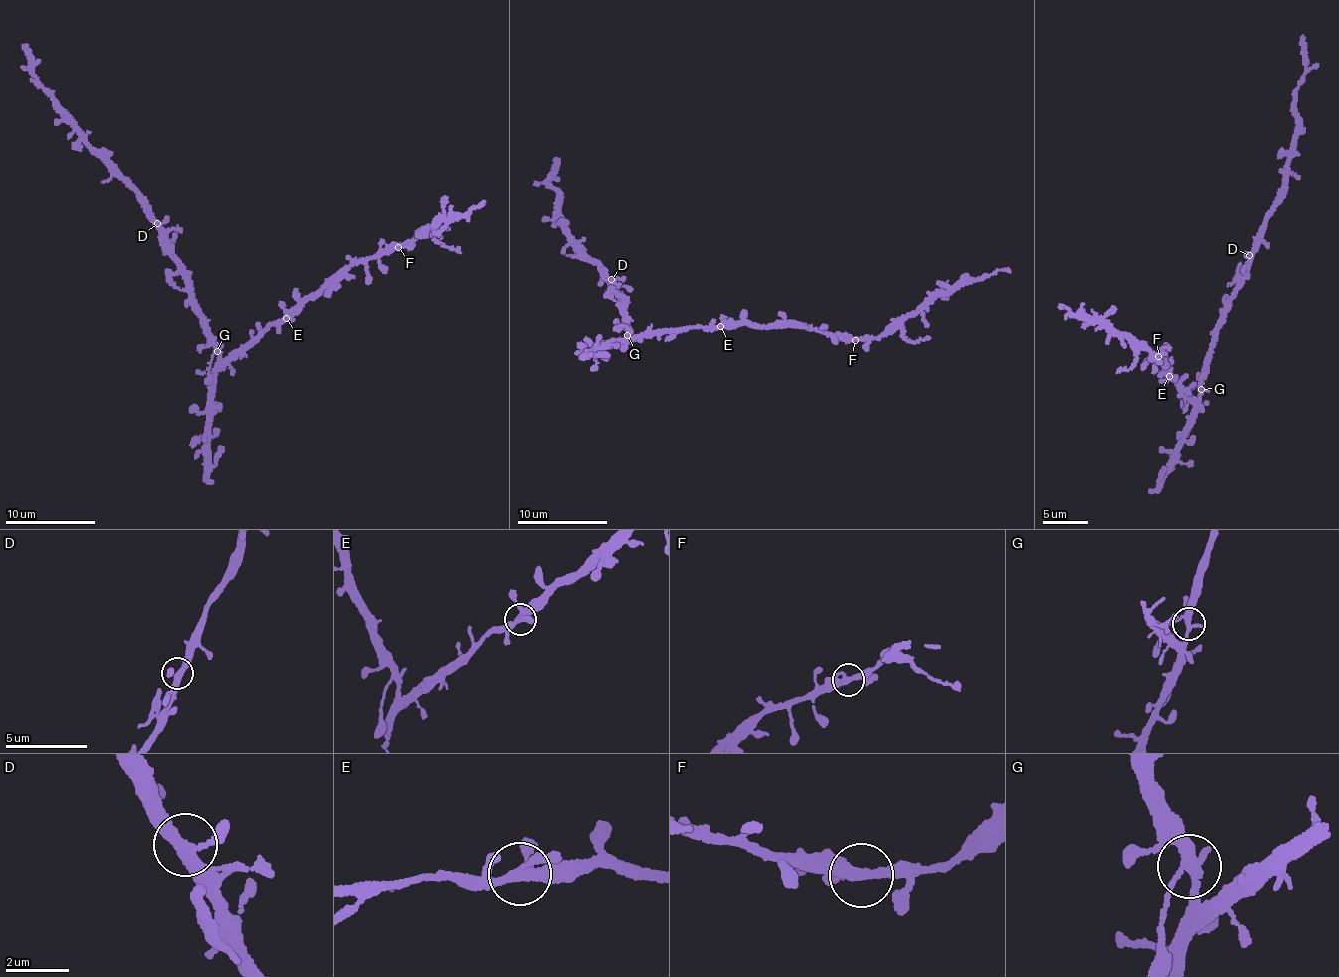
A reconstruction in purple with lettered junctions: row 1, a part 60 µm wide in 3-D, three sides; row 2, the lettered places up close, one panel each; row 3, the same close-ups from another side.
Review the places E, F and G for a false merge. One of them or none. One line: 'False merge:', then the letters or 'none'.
False merge: none

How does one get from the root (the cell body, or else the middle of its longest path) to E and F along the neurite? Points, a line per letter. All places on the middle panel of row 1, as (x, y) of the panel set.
E: (638, 335), (689, 326), (706, 329), (720, 326)
F: (638, 335), (742, 321), (766, 326), (790, 322), (829, 336), (855, 340)

